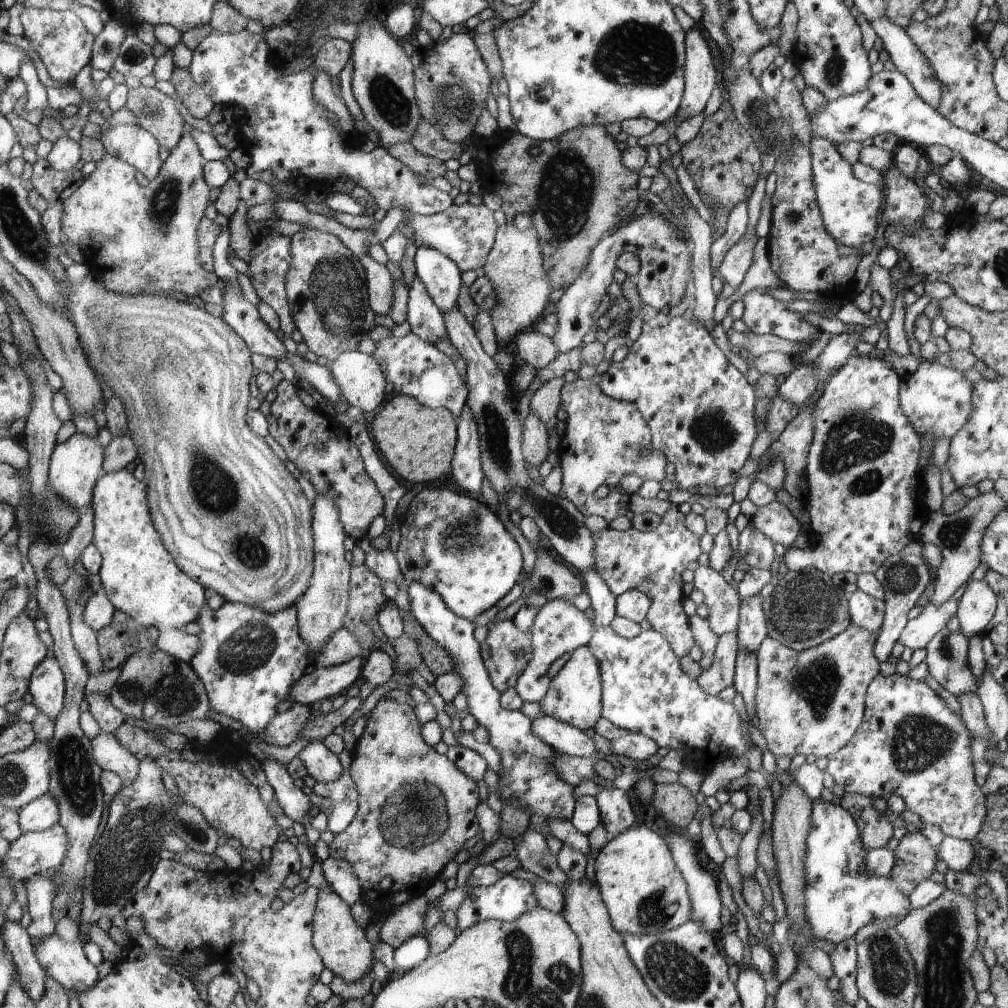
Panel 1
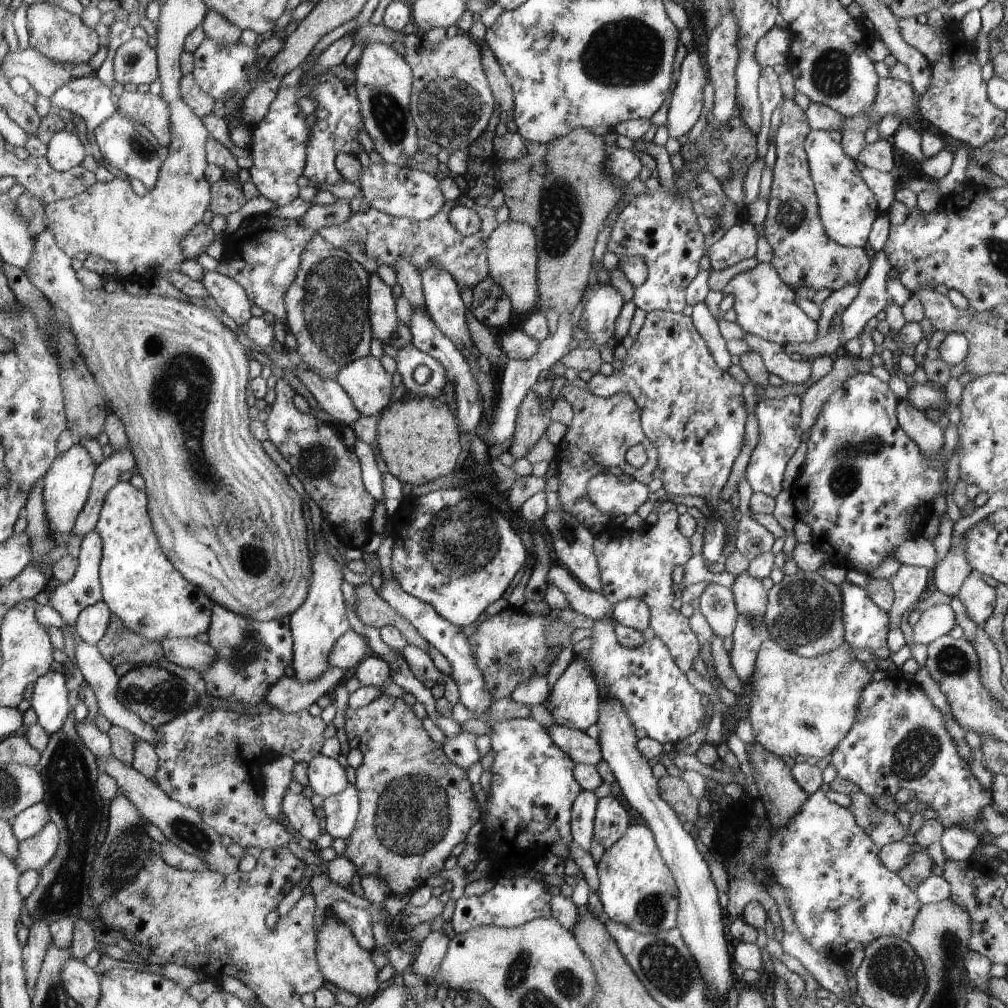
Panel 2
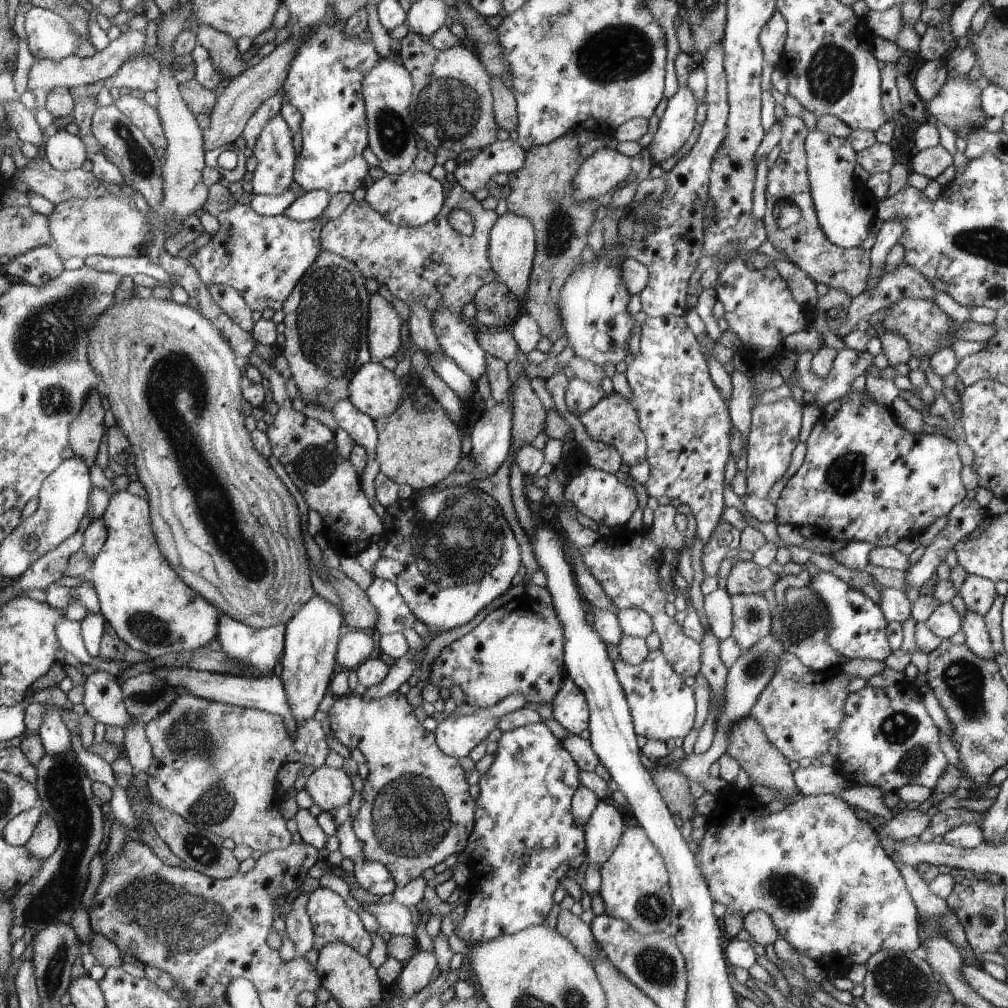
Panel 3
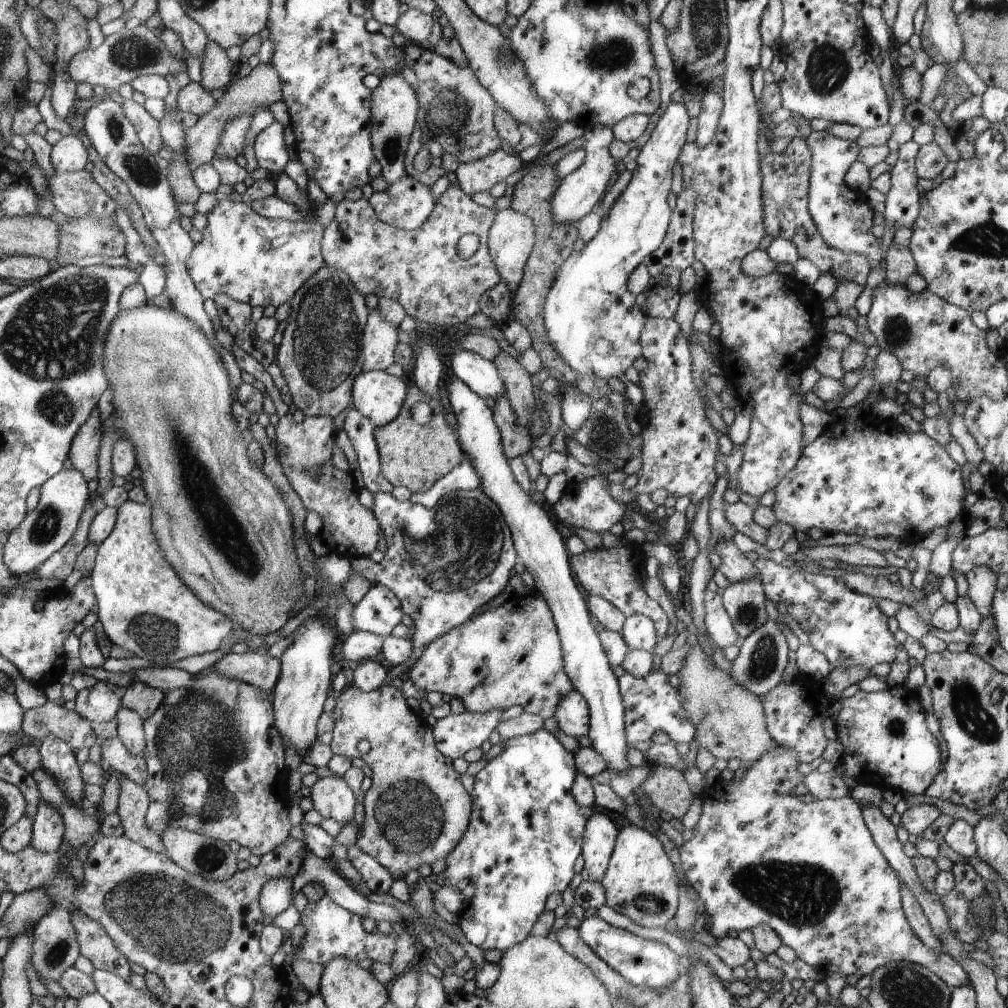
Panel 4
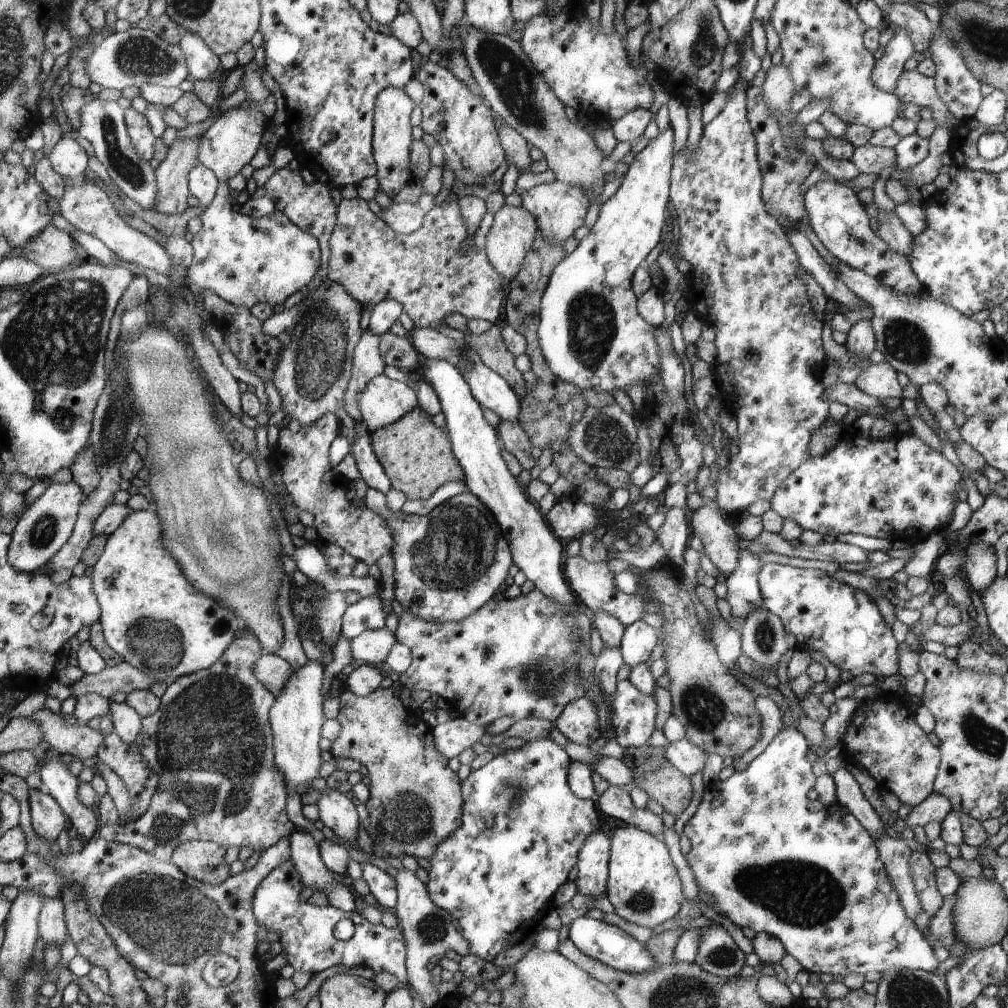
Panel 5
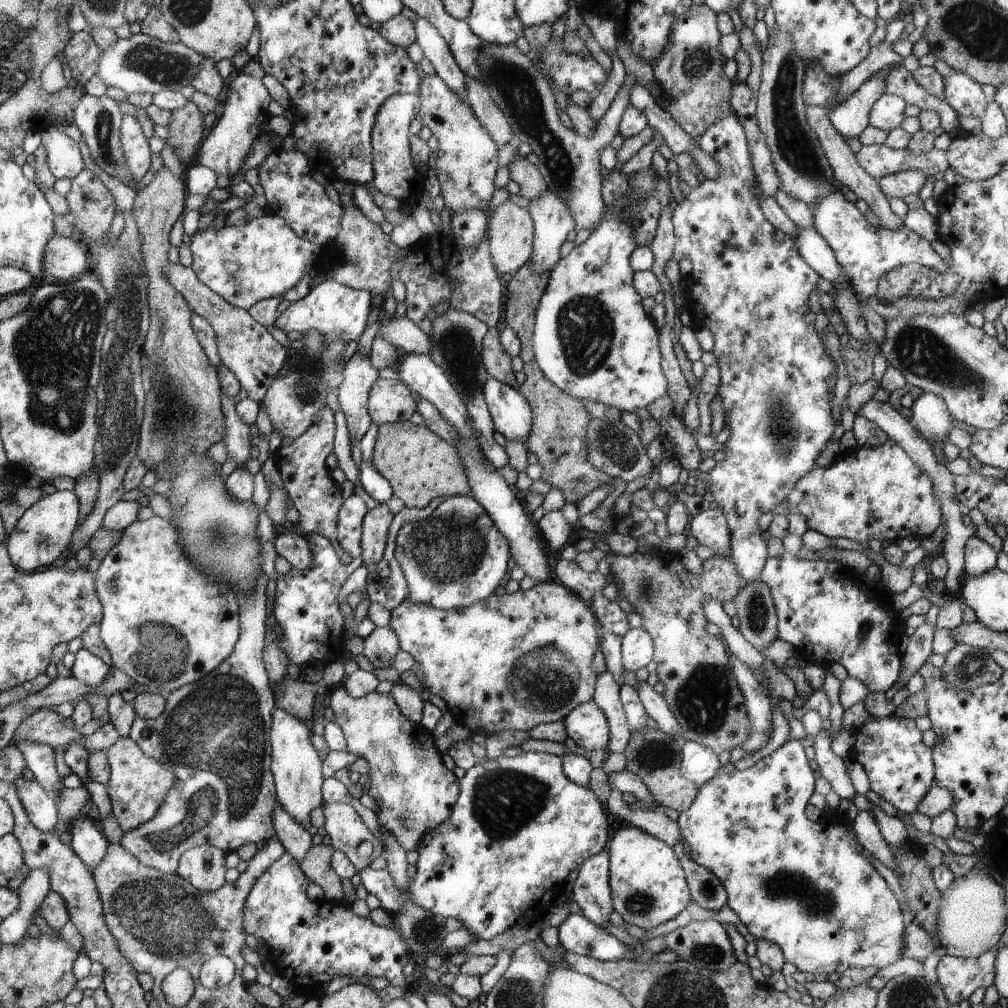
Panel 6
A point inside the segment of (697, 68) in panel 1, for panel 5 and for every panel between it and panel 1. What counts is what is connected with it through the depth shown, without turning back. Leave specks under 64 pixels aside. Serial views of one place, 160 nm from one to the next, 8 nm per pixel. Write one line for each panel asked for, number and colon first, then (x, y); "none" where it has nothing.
2: (683, 109)
3: (677, 122)
4: (594, 322)
5: (591, 333)

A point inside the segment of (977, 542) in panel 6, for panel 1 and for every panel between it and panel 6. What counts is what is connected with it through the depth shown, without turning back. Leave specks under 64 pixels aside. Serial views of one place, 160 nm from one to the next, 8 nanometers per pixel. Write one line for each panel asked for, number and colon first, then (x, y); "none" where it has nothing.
1: (976, 607)
2: (978, 598)
3: (979, 593)
4: (982, 580)
5: (980, 570)

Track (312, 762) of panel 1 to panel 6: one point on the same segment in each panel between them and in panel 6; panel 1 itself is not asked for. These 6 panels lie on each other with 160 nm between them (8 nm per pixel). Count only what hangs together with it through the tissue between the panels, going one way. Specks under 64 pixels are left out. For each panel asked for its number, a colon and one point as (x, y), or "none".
2: (326, 777)
3: (329, 788)
4: (332, 797)
5: (337, 812)
6: (343, 825)

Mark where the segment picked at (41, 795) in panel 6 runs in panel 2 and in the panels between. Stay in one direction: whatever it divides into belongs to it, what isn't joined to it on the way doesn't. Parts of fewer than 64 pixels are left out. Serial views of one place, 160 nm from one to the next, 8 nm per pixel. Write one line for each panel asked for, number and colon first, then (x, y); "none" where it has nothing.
2: (35, 853)
3: (46, 840)
4: (48, 835)
5: (48, 819)

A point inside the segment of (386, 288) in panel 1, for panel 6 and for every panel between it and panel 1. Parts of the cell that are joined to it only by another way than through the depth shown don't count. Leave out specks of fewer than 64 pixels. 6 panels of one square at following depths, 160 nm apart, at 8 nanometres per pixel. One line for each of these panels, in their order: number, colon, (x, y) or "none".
2: (382, 306)
3: (385, 340)
4: (380, 339)
5: (368, 363)
6: (360, 375)

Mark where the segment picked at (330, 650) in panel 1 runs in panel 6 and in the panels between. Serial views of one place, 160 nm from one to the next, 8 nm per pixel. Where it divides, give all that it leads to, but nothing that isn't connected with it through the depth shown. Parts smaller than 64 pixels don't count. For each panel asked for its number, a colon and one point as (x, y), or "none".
2: (352, 648)
3: (356, 646)
4: (360, 645)
5: (372, 647)
6: (381, 646)

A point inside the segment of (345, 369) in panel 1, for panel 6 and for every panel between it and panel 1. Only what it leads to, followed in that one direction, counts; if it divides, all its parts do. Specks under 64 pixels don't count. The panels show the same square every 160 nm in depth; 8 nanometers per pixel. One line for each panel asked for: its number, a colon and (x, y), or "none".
2: (369, 386)
3: (375, 391)
4: (377, 396)
5: (382, 402)
6: (389, 401)

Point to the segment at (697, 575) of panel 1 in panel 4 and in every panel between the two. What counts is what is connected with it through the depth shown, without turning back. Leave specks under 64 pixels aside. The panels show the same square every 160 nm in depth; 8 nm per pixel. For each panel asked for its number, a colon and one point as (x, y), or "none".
2: (717, 604)
3: (718, 605)
4: (719, 627)

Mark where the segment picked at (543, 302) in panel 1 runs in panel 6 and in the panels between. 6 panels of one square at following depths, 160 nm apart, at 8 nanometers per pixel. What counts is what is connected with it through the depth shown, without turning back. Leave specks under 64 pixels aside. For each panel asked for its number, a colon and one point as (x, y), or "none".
2: (512, 256)
3: (512, 243)
4: (511, 239)
5: (514, 230)
6: (510, 231)

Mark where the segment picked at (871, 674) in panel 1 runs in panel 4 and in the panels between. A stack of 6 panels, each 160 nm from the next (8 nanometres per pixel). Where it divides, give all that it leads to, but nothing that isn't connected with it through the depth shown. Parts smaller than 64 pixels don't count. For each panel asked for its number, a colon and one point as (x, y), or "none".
2: (802, 706)
3: (800, 710)
4: (795, 713)

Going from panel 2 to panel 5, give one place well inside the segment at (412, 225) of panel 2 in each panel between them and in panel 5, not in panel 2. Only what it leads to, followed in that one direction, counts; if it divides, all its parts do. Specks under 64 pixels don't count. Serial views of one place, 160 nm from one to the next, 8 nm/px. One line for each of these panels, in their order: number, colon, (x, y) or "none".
3: (432, 264)
4: (420, 269)
5: (433, 272)

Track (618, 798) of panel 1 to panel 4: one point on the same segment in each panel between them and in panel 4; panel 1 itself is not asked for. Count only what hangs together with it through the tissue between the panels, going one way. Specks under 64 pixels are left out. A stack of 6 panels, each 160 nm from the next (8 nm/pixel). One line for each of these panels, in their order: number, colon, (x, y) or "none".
2: (611, 821)
3: (604, 829)
4: (600, 835)

